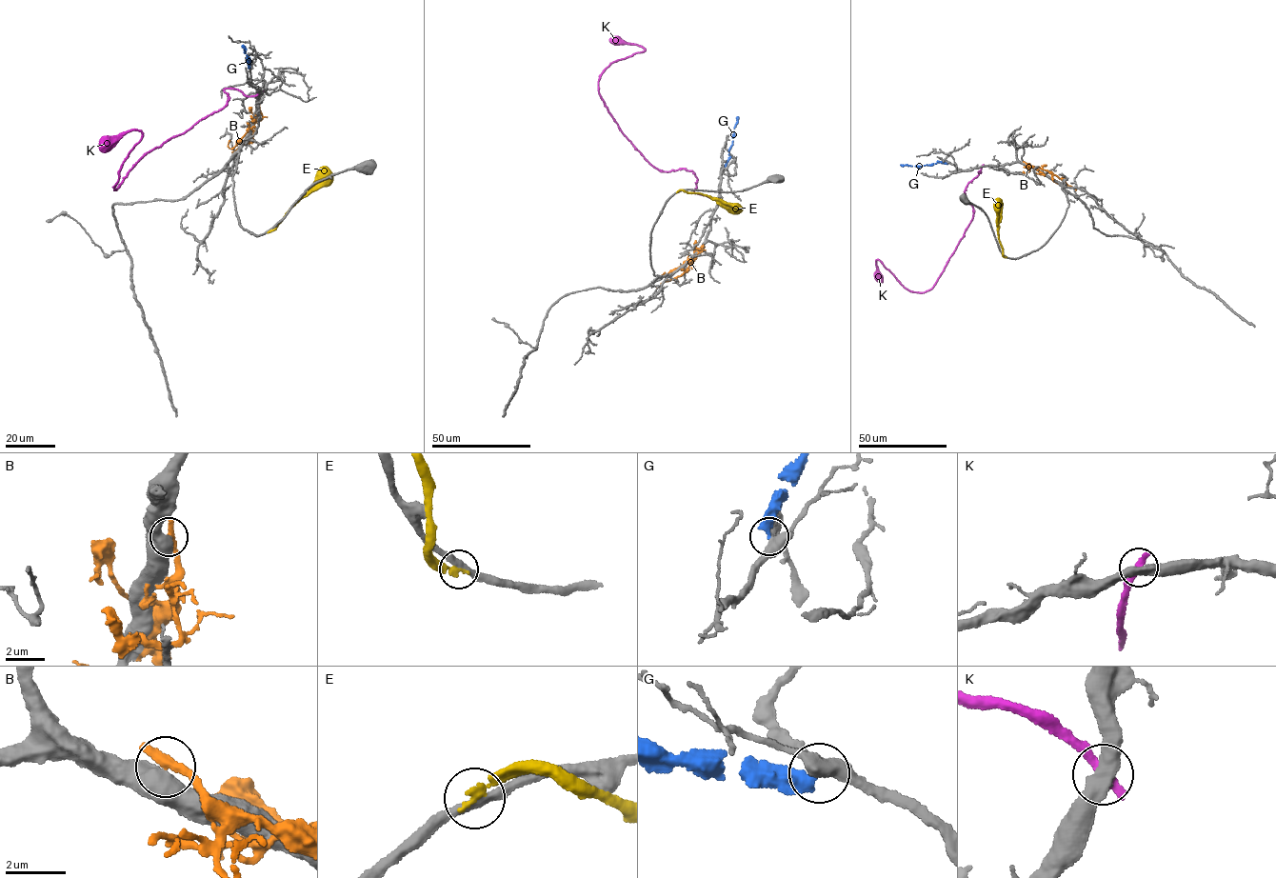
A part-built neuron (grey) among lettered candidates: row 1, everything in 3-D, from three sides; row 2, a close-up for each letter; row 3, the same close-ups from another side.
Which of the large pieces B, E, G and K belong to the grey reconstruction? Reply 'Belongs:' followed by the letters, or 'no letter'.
Belongs: no letter

